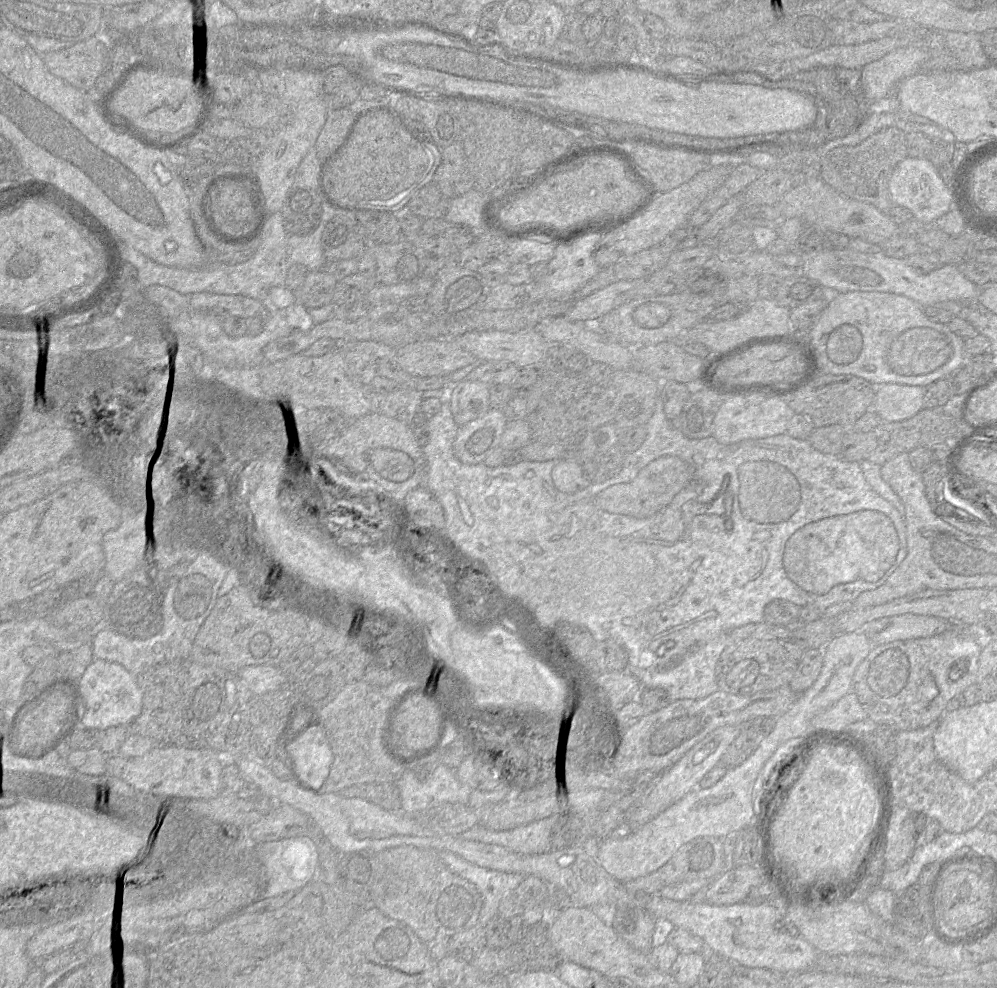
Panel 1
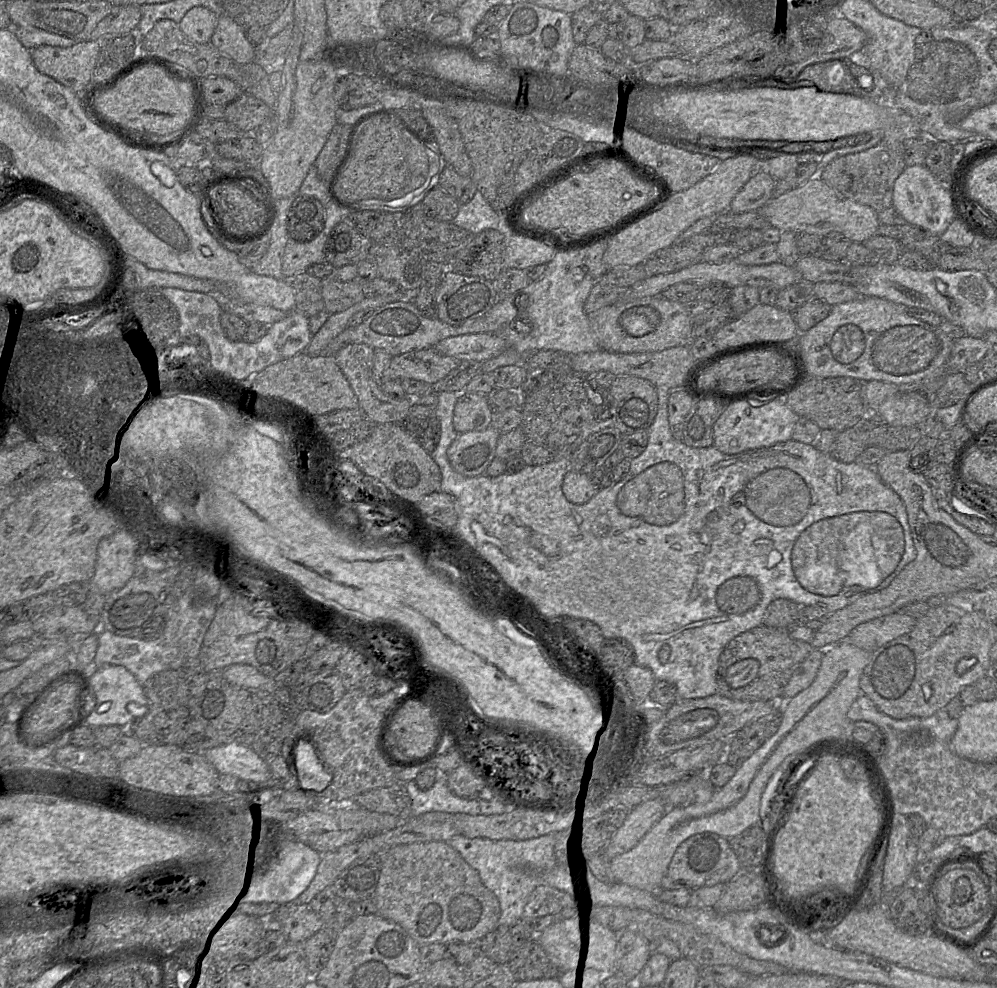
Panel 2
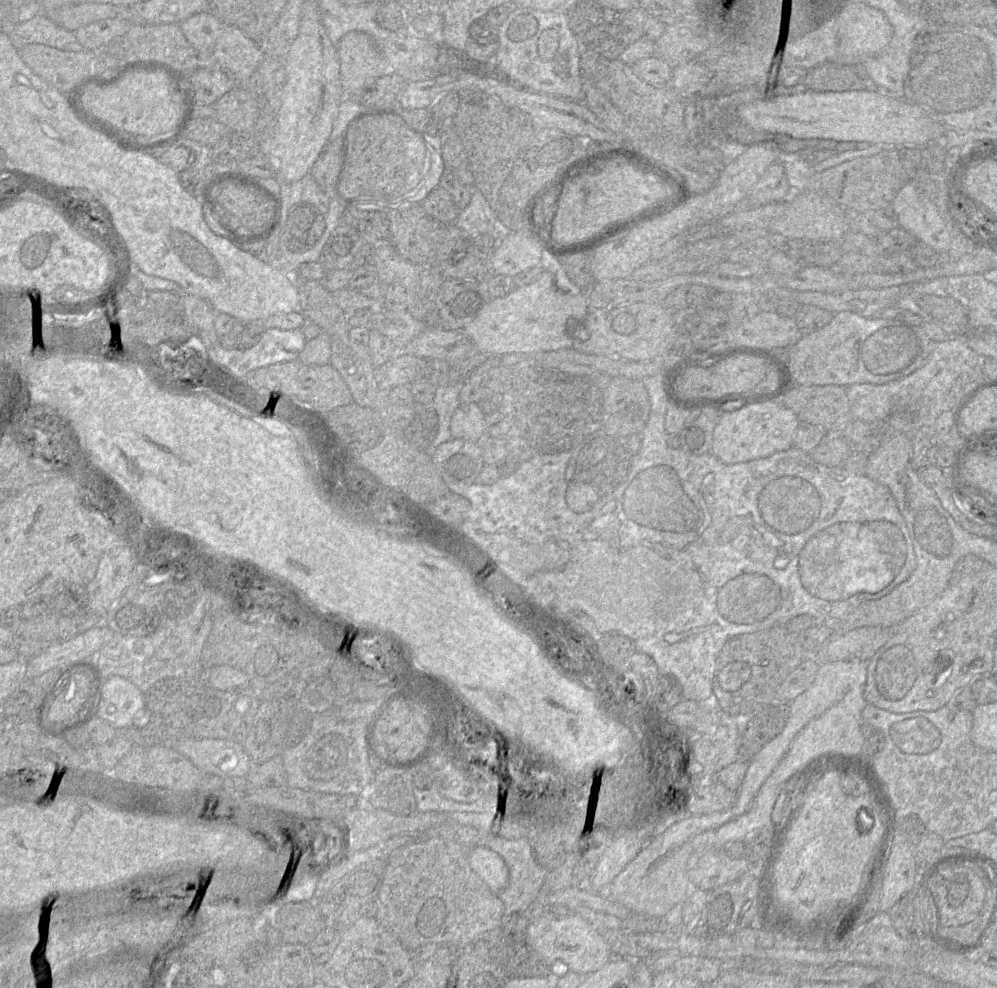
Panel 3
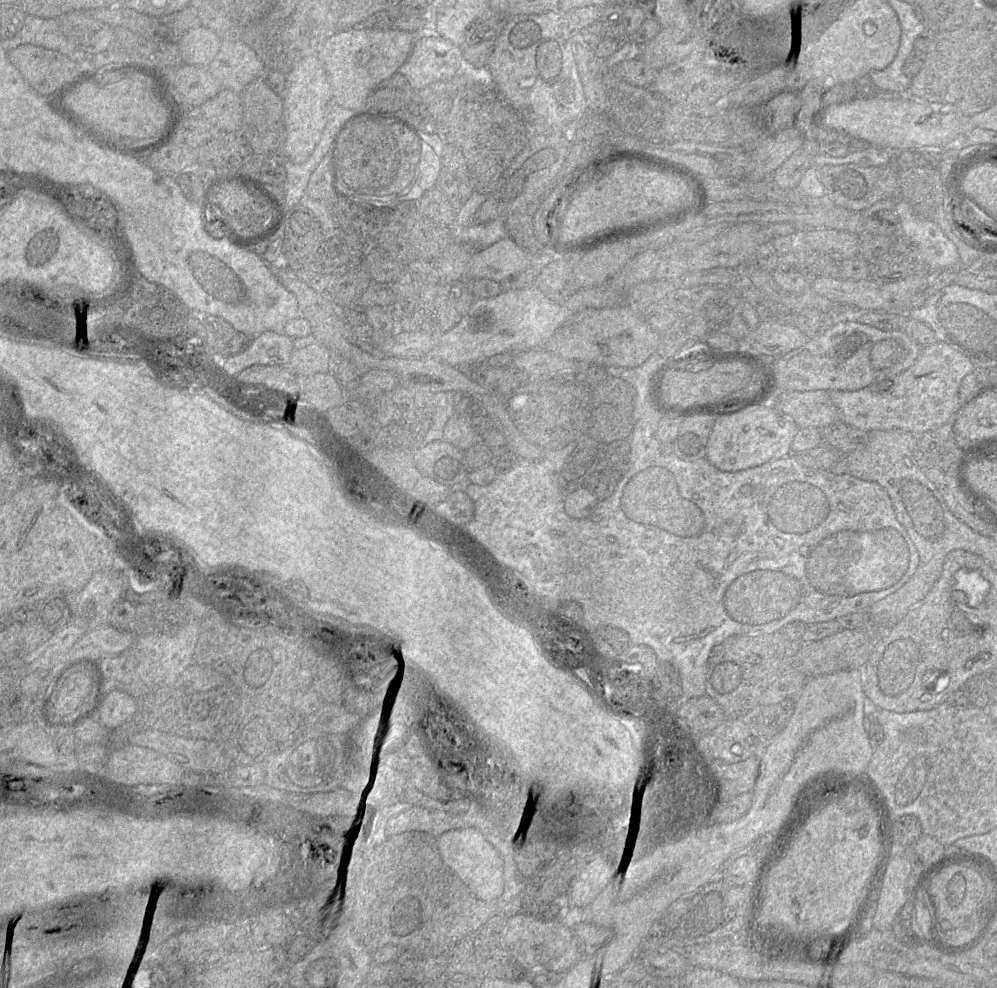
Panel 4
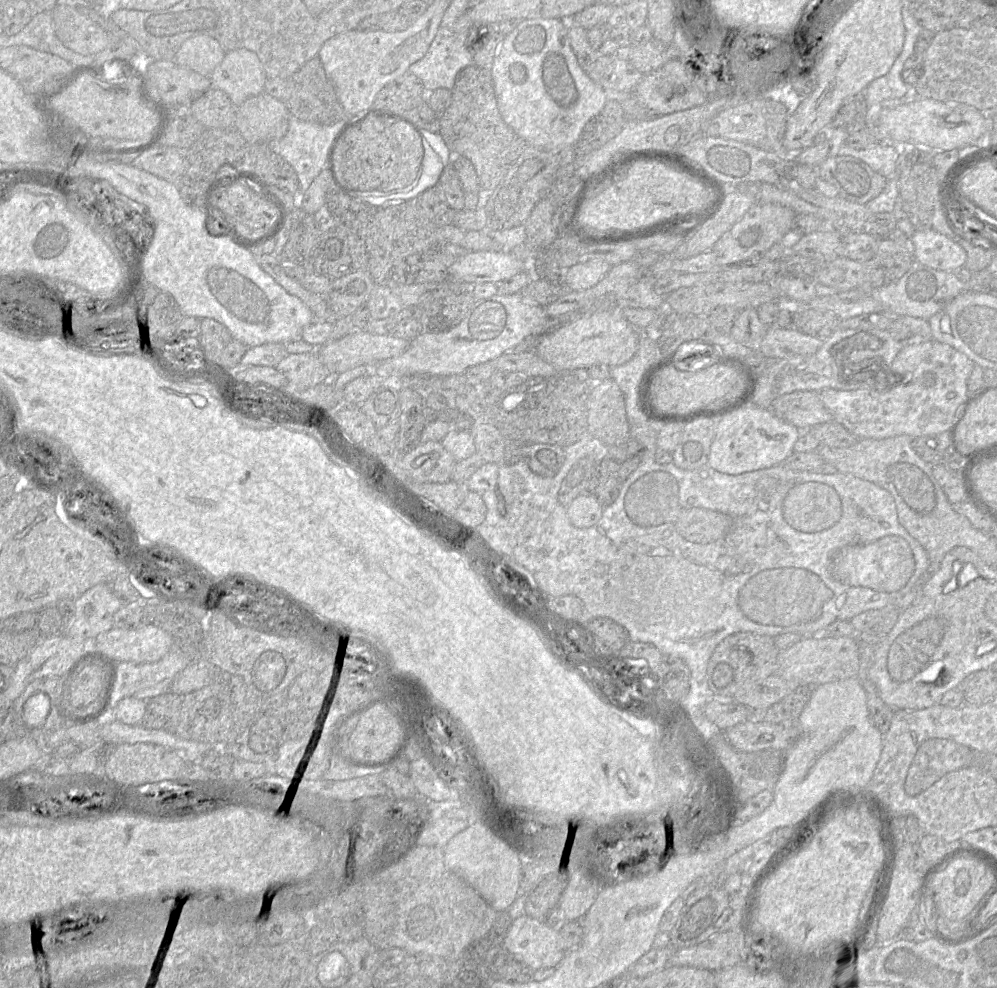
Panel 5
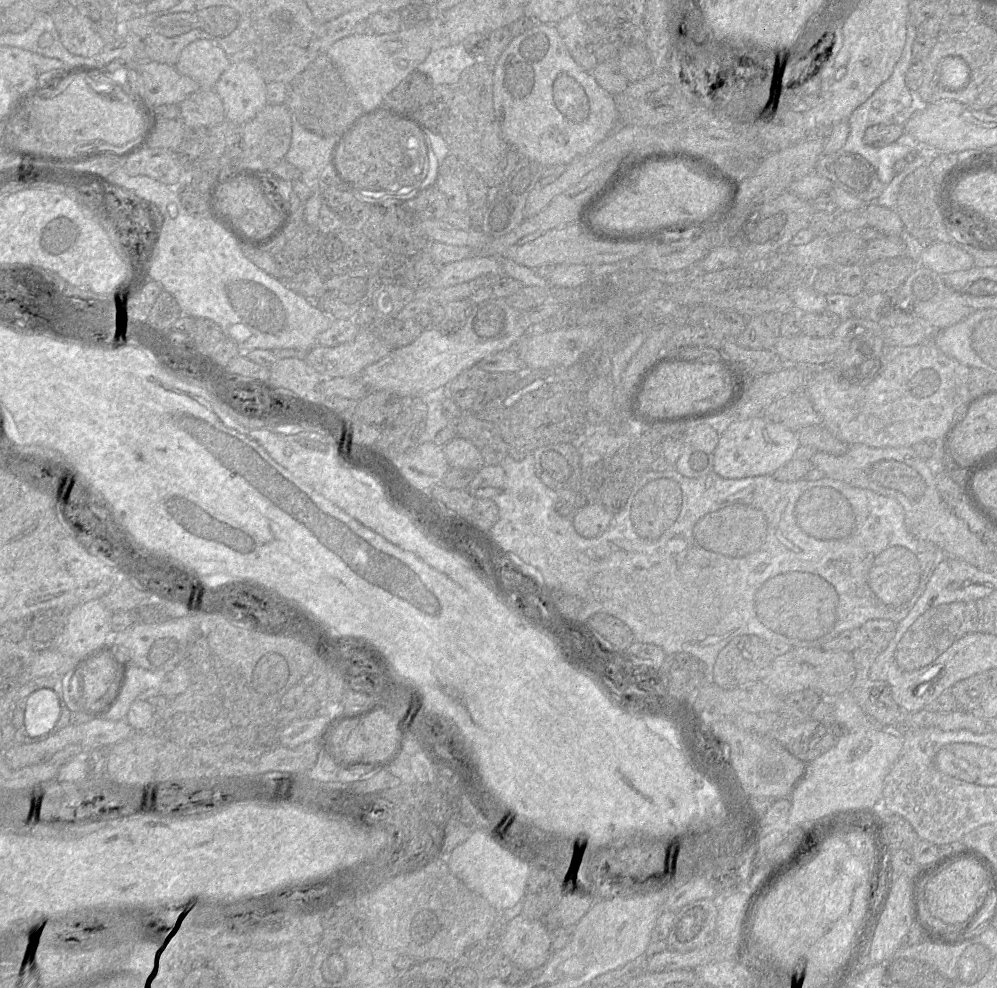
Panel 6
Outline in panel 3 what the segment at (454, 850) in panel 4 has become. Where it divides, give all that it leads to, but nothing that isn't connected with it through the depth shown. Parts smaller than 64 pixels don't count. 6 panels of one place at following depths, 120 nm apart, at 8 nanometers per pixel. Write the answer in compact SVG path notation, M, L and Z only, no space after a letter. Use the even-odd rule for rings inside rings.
M475 846L468 851L468 861L493 893L499 894L508 886L508 867L496 852L487 847Z

